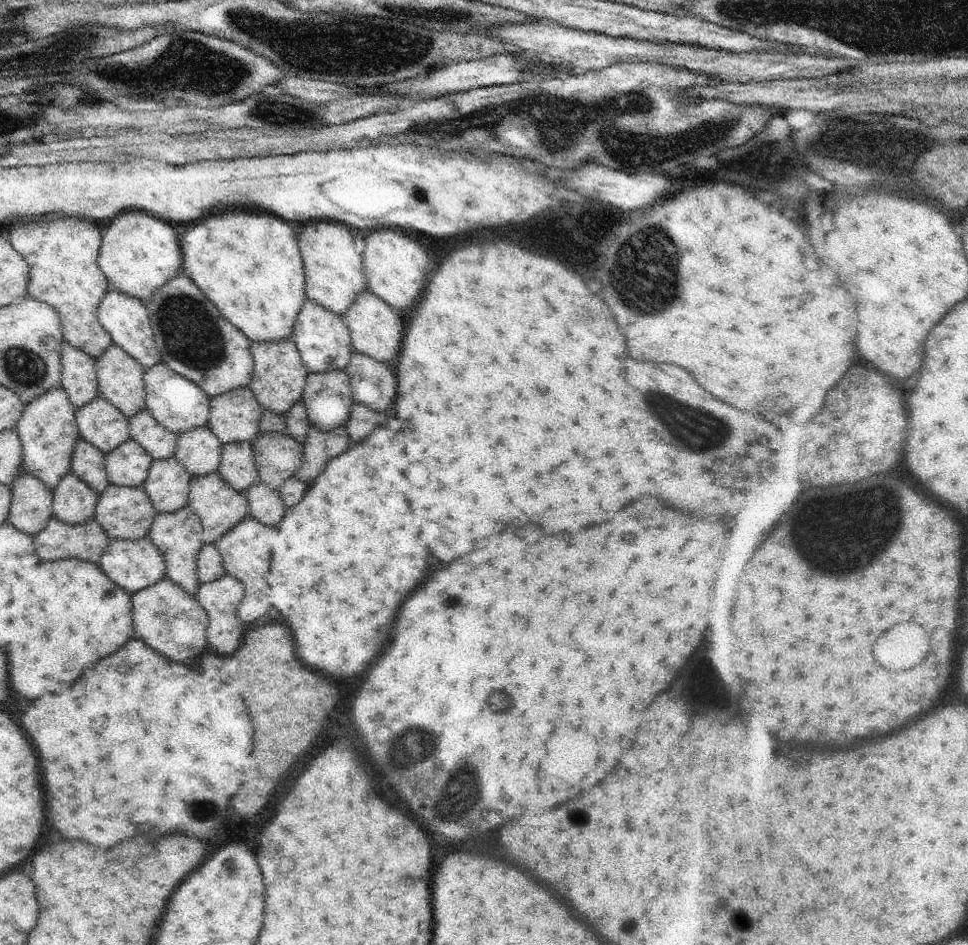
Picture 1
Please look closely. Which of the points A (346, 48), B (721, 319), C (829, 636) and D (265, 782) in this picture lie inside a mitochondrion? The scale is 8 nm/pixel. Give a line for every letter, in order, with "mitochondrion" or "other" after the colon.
A: mitochondrion
B: other
C: other
D: other

